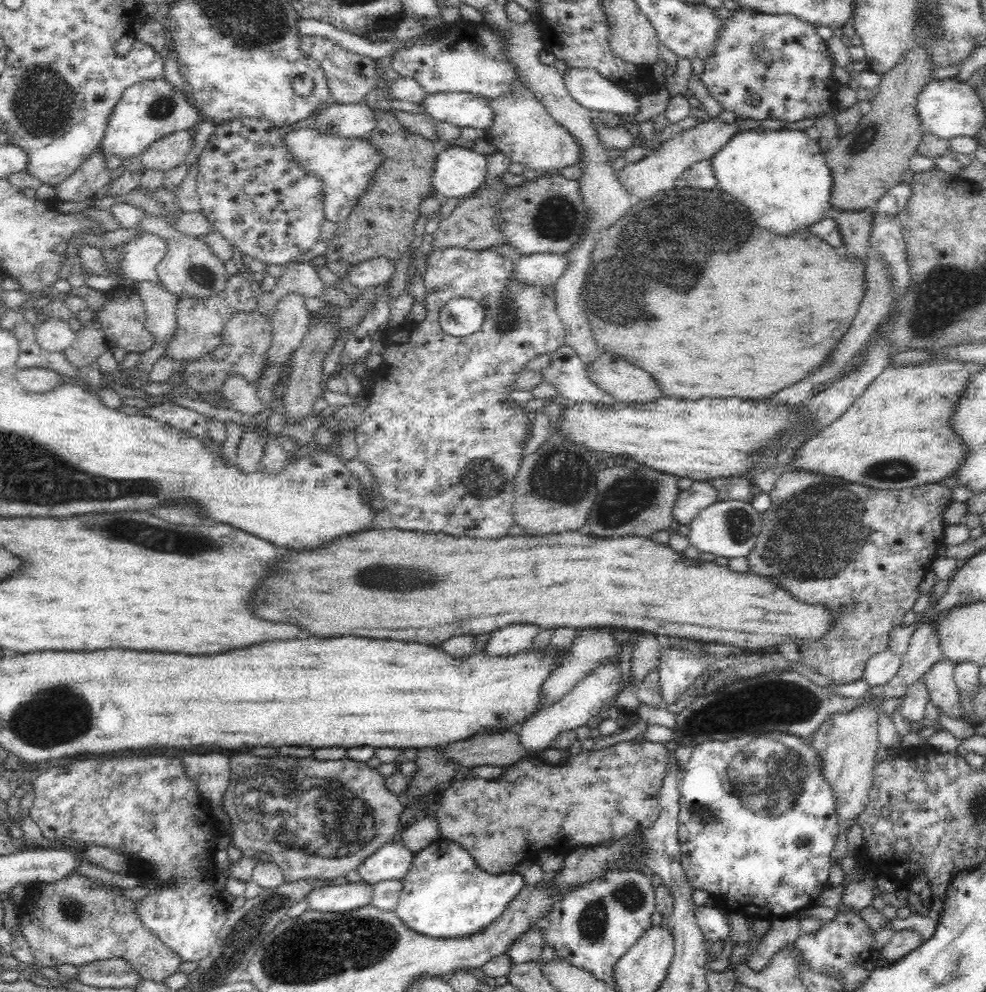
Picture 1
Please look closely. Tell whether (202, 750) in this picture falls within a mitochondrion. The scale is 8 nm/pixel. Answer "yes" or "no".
no

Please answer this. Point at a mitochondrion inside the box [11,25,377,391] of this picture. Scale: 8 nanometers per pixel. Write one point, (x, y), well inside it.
(46, 100)

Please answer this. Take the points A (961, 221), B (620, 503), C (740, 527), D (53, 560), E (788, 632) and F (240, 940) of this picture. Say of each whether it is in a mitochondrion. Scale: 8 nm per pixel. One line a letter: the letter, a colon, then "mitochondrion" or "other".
A: other
B: mitochondrion
C: mitochondrion
D: other
E: other
F: mitochondrion

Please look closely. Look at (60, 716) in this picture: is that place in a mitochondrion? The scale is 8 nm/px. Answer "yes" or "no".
yes

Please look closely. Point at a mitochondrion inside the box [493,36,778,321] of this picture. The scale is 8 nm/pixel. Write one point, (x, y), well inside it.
(555, 218)

